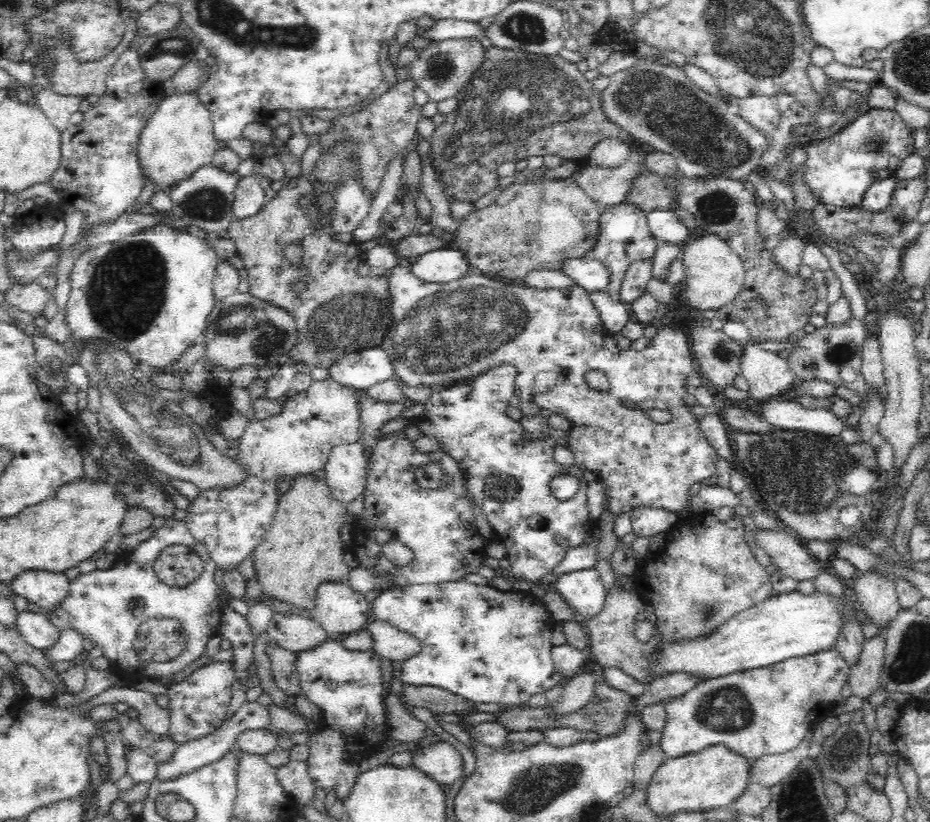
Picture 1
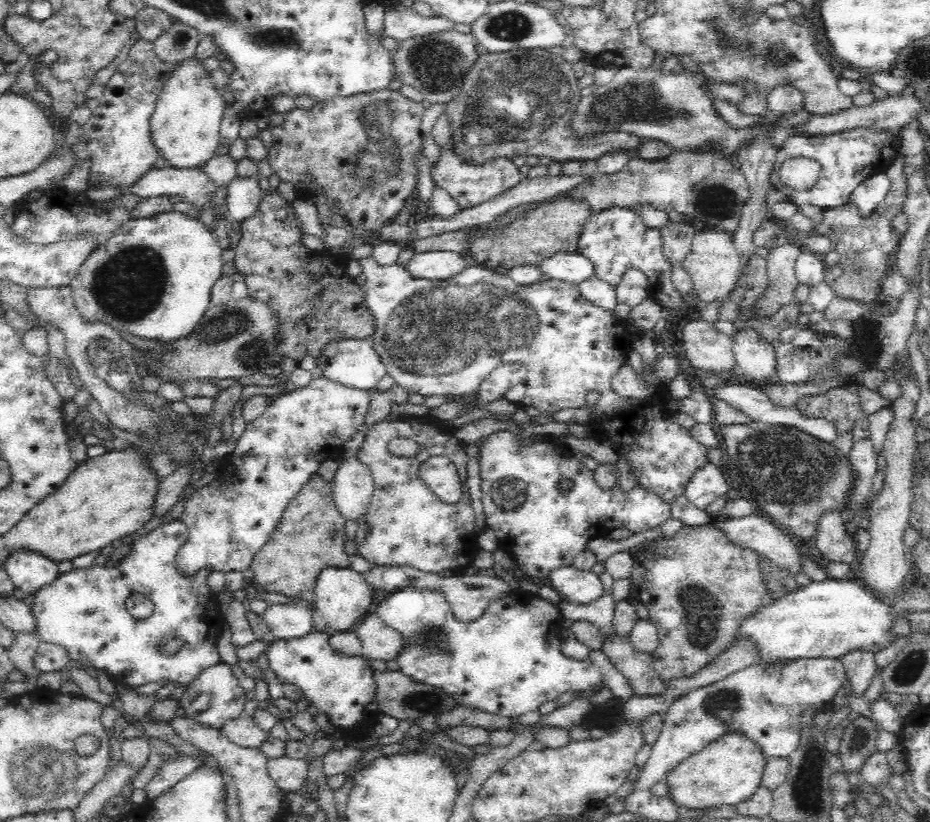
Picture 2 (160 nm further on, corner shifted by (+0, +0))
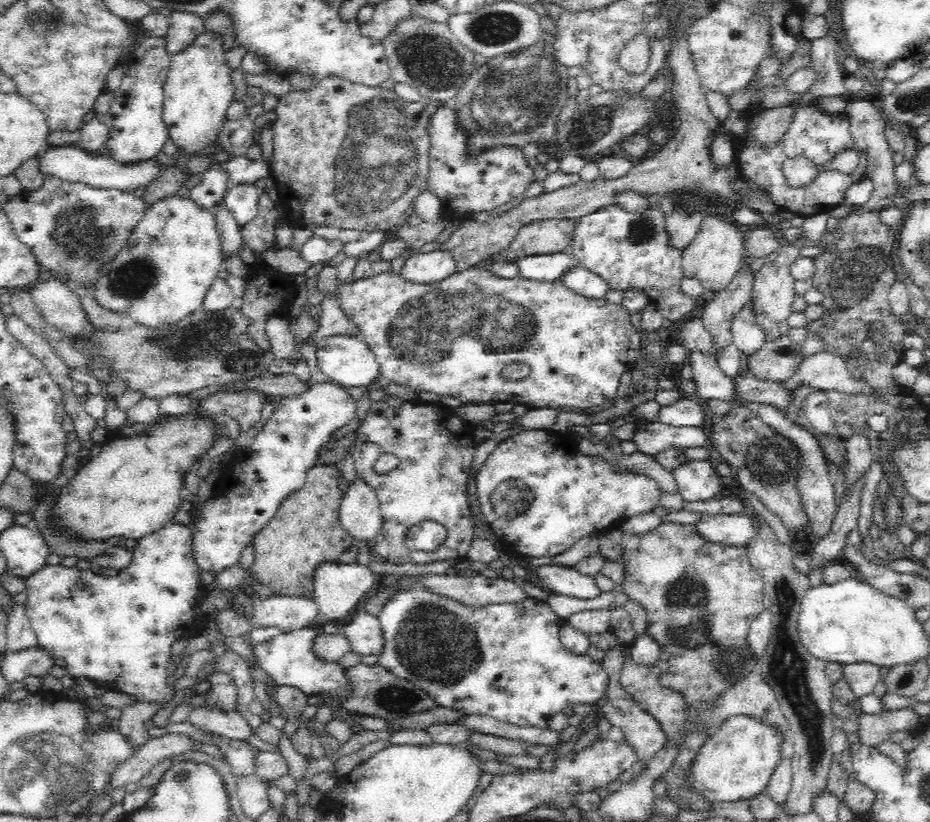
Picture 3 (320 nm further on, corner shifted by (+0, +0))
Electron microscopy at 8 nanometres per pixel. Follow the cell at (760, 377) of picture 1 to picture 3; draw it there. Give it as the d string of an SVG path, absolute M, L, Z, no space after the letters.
M750 300L742 310L734 317L731 333L733 343L746 357L754 355L765 344L765 336L762 327L757 323L753 313L754 301Z

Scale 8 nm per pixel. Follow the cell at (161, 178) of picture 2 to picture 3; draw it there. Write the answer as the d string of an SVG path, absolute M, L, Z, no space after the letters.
M77 146L54 147L41 153L40 172L42 176L57 176L70 182L83 182L92 188L112 188L118 190L134 190L145 188L160 176L156 162L140 161L134 165L119 165L106 154L90 154Z

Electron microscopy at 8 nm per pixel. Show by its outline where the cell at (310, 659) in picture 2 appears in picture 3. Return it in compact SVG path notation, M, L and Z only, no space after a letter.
M313 626L301 628L299 632L280 633L267 639L266 642L258 643L253 647L258 667L269 674L279 686L294 686L304 695L316 695L326 693L333 698L337 705L350 690L350 683L346 679L345 669L338 662L320 661L312 653L314 642Z

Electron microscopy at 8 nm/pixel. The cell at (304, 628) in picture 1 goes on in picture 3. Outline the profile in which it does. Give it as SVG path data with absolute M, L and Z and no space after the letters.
M271 595L267 598L249 596L256 612L254 626L277 626L282 633L299 632L321 618L313 597Z

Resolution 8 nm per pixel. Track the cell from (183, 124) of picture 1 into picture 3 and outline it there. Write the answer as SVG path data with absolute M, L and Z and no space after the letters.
M204 30L186 49L171 55L171 62L167 79L163 88L163 110L161 117L167 127L167 134L175 144L177 150L186 154L194 154L202 148L206 148L212 140L219 136L220 124L224 120L226 110L232 104L234 98L234 85L232 84L232 68L228 65L226 54L228 50L223 47L223 40L215 32Z

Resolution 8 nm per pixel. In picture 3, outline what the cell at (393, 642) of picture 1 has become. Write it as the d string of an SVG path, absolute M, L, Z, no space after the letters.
M362 609L354 612L351 620L340 631L350 643L351 652L361 656L378 656L384 646L384 637L377 616L370 615Z

